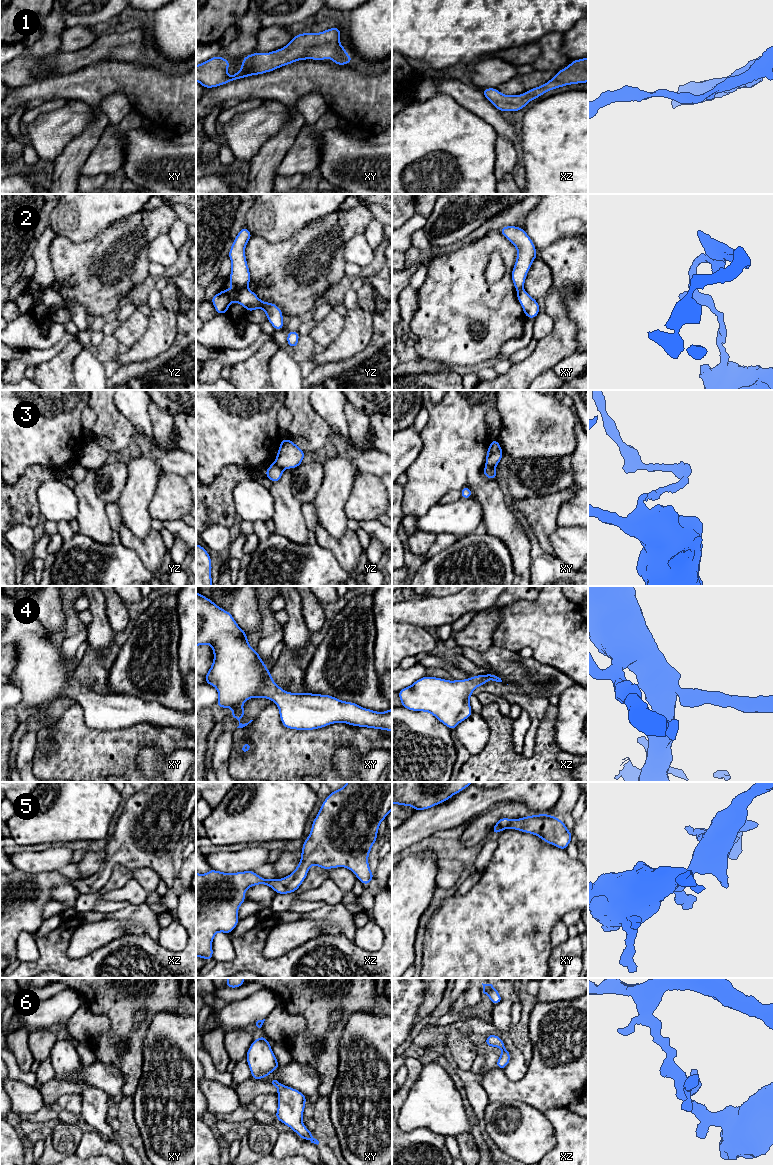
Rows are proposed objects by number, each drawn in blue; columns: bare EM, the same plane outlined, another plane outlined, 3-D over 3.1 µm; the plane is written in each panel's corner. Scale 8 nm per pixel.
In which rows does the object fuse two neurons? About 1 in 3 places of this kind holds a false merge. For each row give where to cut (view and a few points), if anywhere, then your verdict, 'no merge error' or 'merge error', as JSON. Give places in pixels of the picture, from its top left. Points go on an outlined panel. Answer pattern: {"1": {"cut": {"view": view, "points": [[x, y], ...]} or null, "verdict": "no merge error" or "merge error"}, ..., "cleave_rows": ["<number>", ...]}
{"1": {"cut": null, "verdict": "no merge error"}, "2": {"cut": {"view": "yz", "points": [[234, 287], [246, 288]]}, "verdict": "merge error"}, "3": {"cut": {"view": "yz", "points": [[274, 462], [283, 468]]}, "verdict": "merge error"}, "4": {"cut": null, "verdict": "no merge error"}, "5": {"cut": null, "verdict": "no merge error"}, "6": {"cut": null, "verdict": "no merge error"}, "cleave_rows": ["2", "3"]}

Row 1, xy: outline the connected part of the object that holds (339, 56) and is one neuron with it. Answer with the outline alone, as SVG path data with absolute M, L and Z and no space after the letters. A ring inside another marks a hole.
M338 27L320 33L301 33L283 48L269 52L255 52L241 61L242 68L232 76L227 75L229 60L214 56L196 65L196 81L205 89L224 85L241 78L271 72L298 60L323 61L330 58L338 66L350 64L352 56L340 45L341 31Z

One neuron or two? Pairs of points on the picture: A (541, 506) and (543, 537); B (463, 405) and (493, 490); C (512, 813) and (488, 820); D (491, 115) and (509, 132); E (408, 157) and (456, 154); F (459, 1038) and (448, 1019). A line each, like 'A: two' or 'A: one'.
A: one
B: one
C: one
D: one
E: one
F: two

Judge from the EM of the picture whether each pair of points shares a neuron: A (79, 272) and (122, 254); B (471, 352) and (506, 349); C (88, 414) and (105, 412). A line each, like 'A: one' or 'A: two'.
A: one
B: two
C: two

